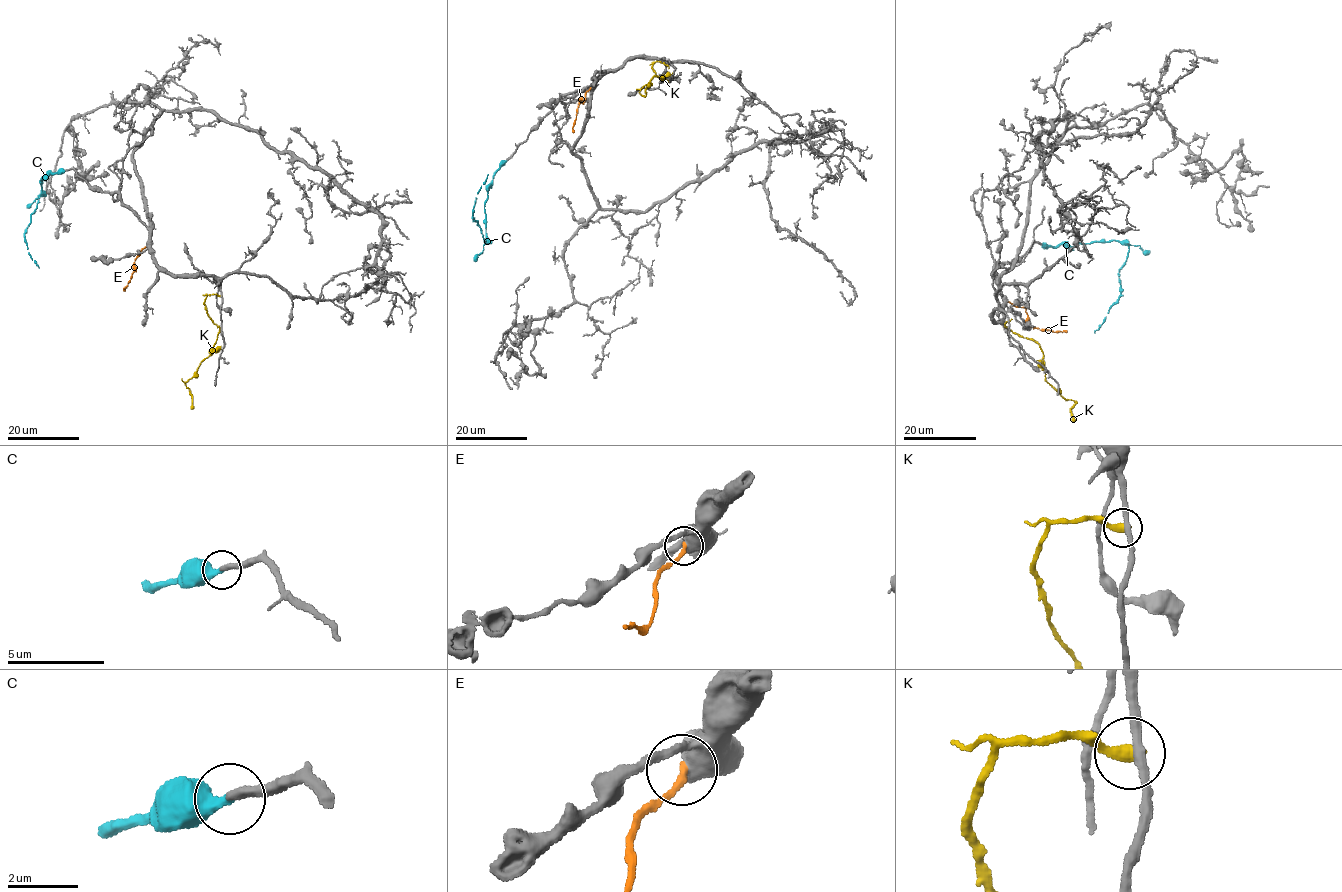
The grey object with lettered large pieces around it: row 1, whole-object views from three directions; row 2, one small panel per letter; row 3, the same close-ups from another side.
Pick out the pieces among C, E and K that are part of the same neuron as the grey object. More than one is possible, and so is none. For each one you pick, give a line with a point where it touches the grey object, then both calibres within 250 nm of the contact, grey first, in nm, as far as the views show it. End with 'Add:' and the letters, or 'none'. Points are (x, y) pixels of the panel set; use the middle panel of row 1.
C: meets grey at (506, 160); 320 nm thick on the grey side, 400 nm on the other
Add: C

